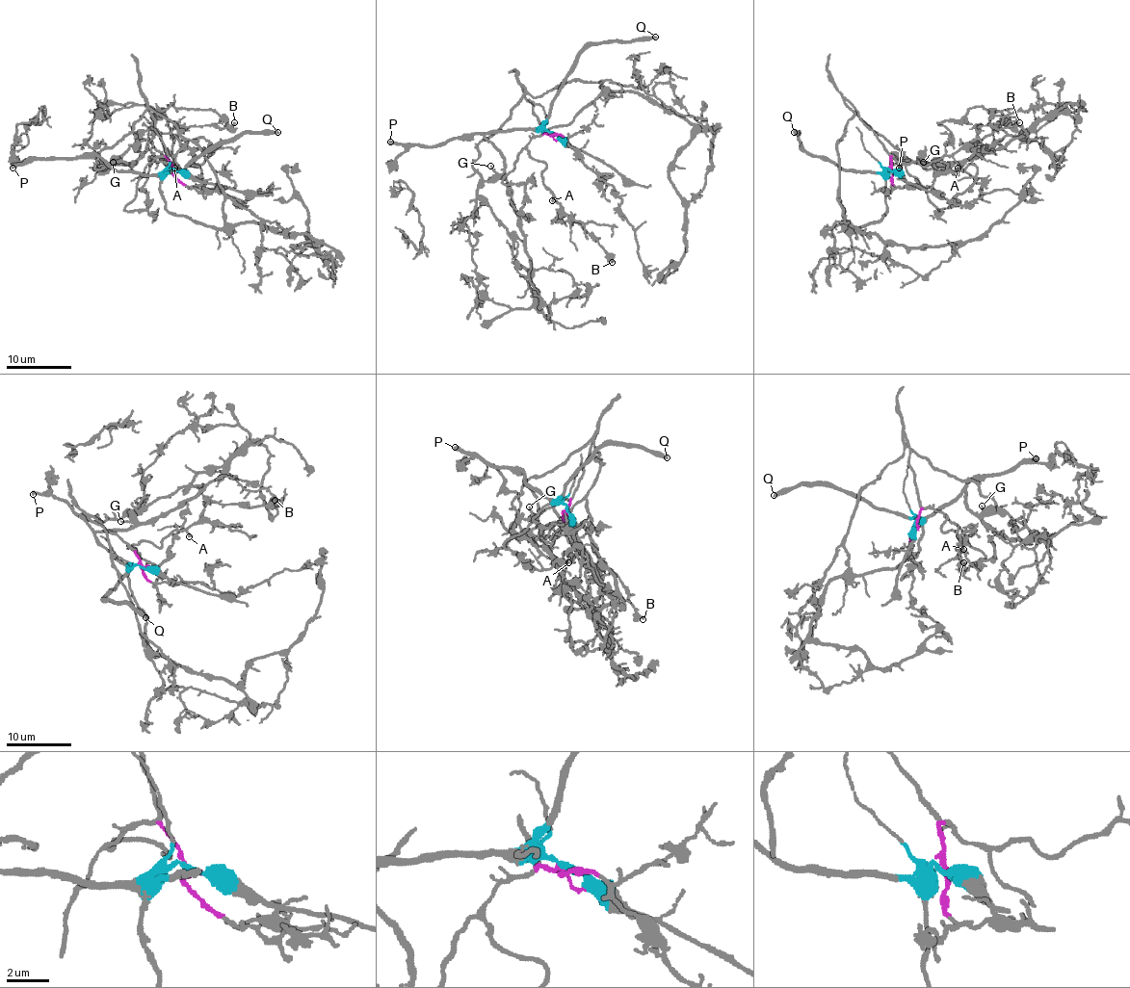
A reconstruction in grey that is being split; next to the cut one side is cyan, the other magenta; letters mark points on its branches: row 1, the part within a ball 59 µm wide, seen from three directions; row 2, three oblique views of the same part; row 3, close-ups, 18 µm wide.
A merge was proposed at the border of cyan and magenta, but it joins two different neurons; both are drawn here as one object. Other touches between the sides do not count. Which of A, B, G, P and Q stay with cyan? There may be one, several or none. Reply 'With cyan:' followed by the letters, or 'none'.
With cyan: G, P, Q

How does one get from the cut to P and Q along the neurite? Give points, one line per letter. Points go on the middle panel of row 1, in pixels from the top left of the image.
P: (551, 134), (534, 129), (496, 131), (452, 138), (433, 145), (405, 145), (389, 141)
Q: (551, 134), (544, 128), (551, 100), (574, 61), (589, 46), (641, 41), (656, 37)

